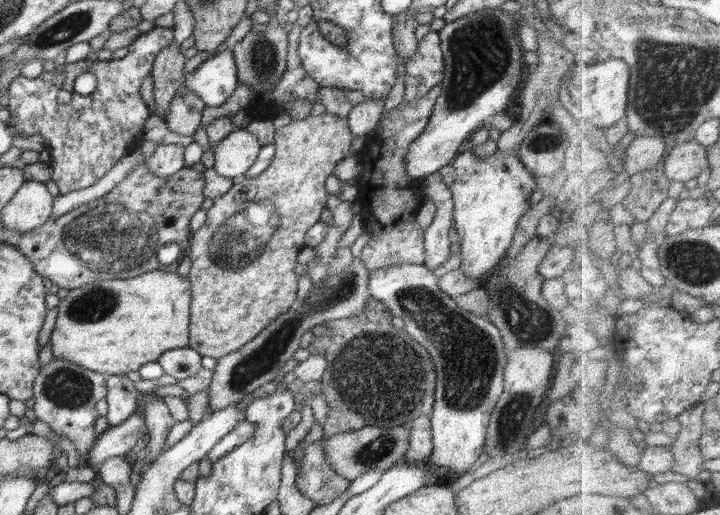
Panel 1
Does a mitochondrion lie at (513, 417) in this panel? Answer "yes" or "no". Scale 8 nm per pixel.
yes

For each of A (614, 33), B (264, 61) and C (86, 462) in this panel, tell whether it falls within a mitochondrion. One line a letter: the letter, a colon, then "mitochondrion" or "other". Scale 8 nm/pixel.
A: other
B: mitochondrion
C: other

